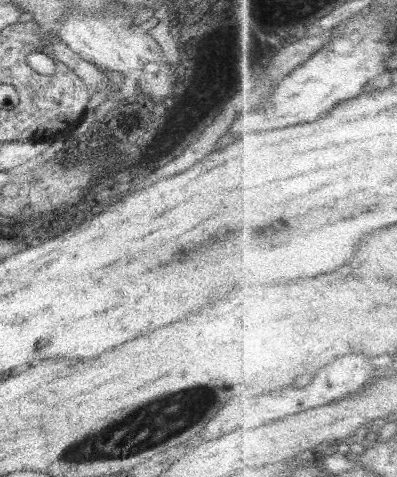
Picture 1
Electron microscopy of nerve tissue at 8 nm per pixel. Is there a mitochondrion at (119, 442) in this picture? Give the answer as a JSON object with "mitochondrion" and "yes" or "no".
{"mitochondrion":"yes"}

